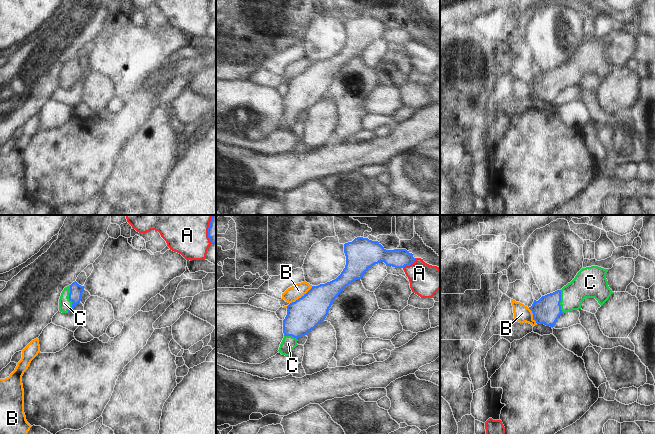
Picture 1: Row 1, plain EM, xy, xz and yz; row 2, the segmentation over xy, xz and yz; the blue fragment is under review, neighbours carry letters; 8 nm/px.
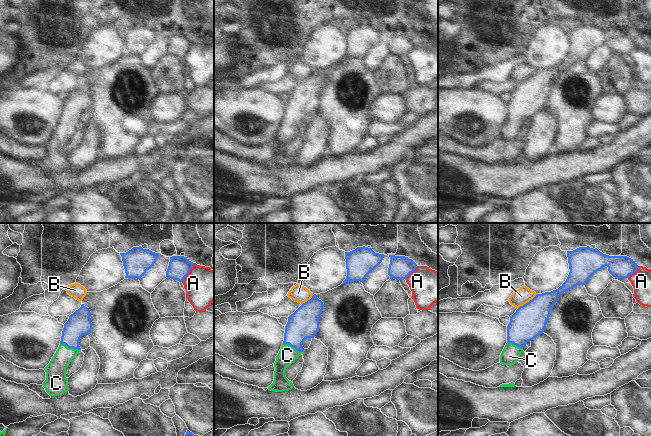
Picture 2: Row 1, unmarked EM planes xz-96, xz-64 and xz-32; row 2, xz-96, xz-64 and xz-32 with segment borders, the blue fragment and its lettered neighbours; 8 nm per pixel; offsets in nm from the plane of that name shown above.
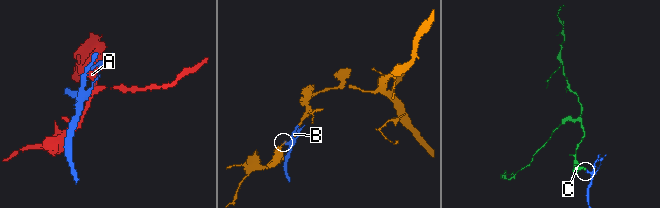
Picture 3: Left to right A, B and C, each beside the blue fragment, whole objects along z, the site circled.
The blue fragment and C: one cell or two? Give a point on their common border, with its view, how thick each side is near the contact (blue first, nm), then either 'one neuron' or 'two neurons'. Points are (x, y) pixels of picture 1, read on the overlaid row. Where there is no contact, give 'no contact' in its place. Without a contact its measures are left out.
contact xy (68, 297); calibres 110 and 100 nm; one neuron

